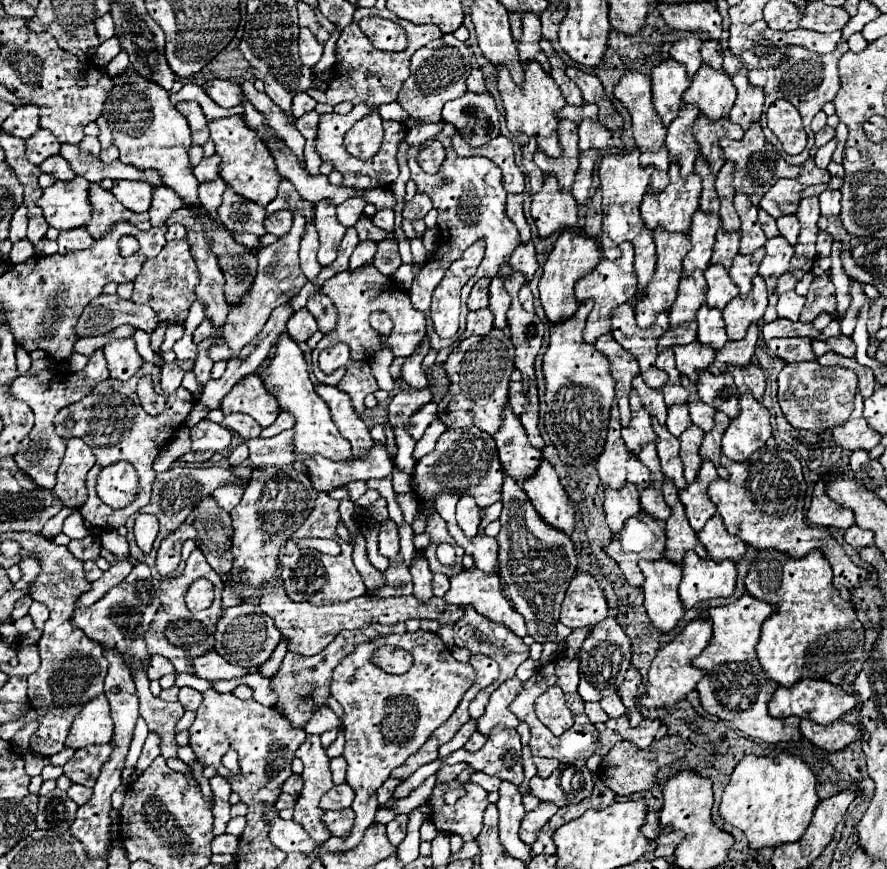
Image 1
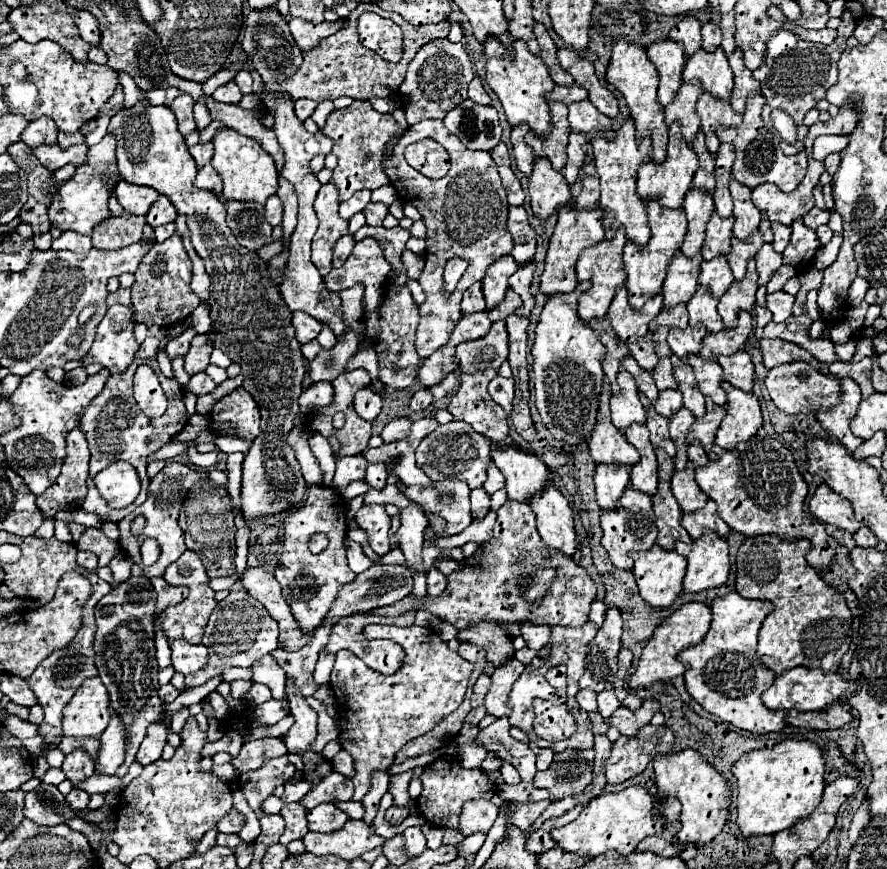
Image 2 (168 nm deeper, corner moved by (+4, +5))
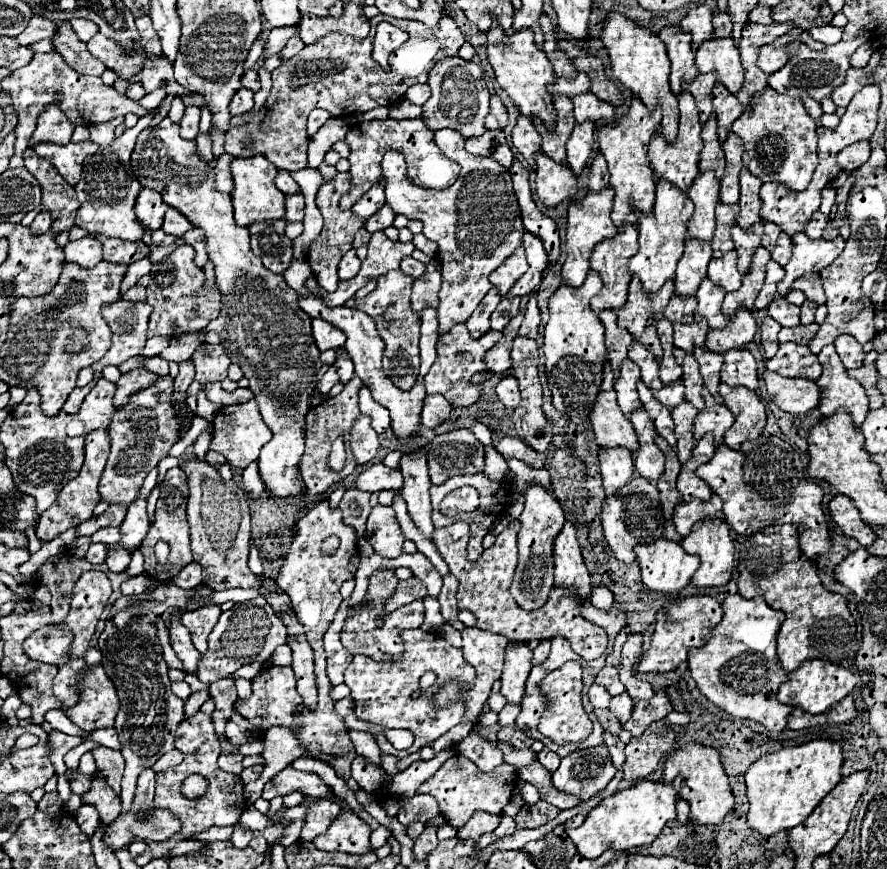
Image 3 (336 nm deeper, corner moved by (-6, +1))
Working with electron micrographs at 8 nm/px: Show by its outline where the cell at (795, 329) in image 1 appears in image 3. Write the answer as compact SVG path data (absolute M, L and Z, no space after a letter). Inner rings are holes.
M812 322L808 326L796 326L796 328L782 328L778 334L778 342L798 342L798 344L808 344L814 334L818 332L818 324Z

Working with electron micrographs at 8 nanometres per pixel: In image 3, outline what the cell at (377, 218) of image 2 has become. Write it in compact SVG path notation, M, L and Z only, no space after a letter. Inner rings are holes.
M384 206L384 208L380 208L374 216L370 216L370 218L366 220L366 230L368 230L370 234L374 234L374 232L378 232L378 230L388 228L388 226L392 224L392 220L394 220L394 212L390 210L390 206Z

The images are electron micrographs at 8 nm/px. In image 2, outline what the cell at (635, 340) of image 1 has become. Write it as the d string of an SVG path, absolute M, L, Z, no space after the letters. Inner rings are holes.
M624 286L616 290L616 296L608 308L608 318L614 332L630 348L630 356L636 358L640 368L648 372L652 372L658 362L648 324L650 320L656 318L656 314L660 314L660 310L662 310L660 294L648 300L642 310L632 310L628 304L628 294Z

